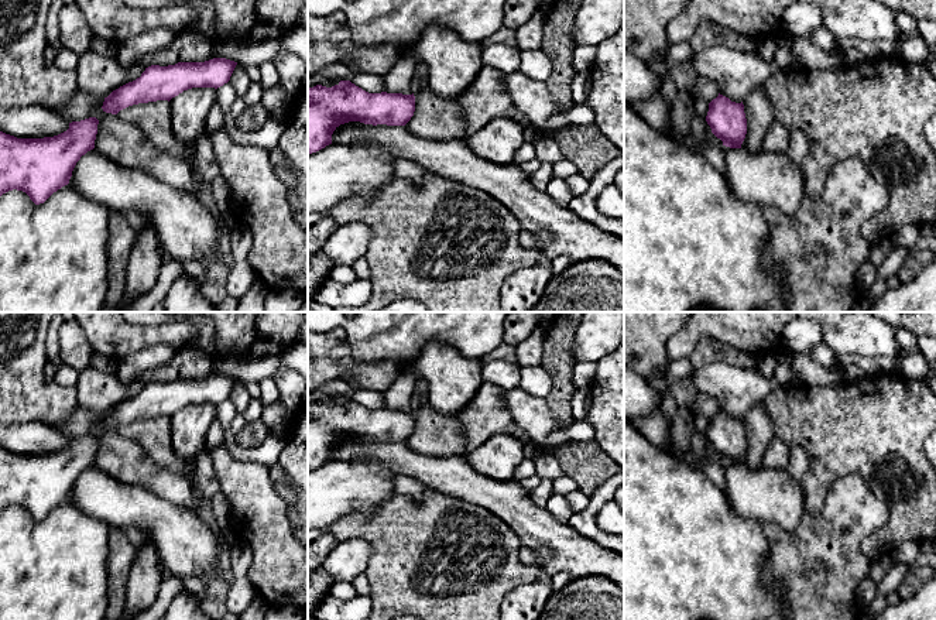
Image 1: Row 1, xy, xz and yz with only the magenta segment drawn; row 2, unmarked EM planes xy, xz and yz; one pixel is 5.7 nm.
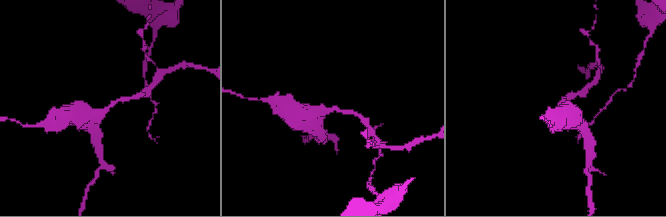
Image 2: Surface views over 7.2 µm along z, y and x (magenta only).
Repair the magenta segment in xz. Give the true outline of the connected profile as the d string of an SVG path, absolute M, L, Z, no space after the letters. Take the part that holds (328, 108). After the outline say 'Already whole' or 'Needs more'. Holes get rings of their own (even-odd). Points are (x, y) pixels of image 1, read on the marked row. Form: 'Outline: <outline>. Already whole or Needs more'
Outline: M350 81L332 88L308 88L308 154L332 144L332 134L340 124L405 126L414 112L414 93L368 93Z. Already whole

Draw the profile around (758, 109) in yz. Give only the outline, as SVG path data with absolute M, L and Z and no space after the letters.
M762 85L747 95L743 105L747 119L747 134L741 148L750 153L761 153L764 134L775 120L774 106Z

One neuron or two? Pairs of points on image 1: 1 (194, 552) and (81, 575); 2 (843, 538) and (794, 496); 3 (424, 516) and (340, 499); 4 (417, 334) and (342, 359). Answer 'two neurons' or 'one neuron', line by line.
1: two neurons
2: two neurons
3: two neurons
4: two neurons

